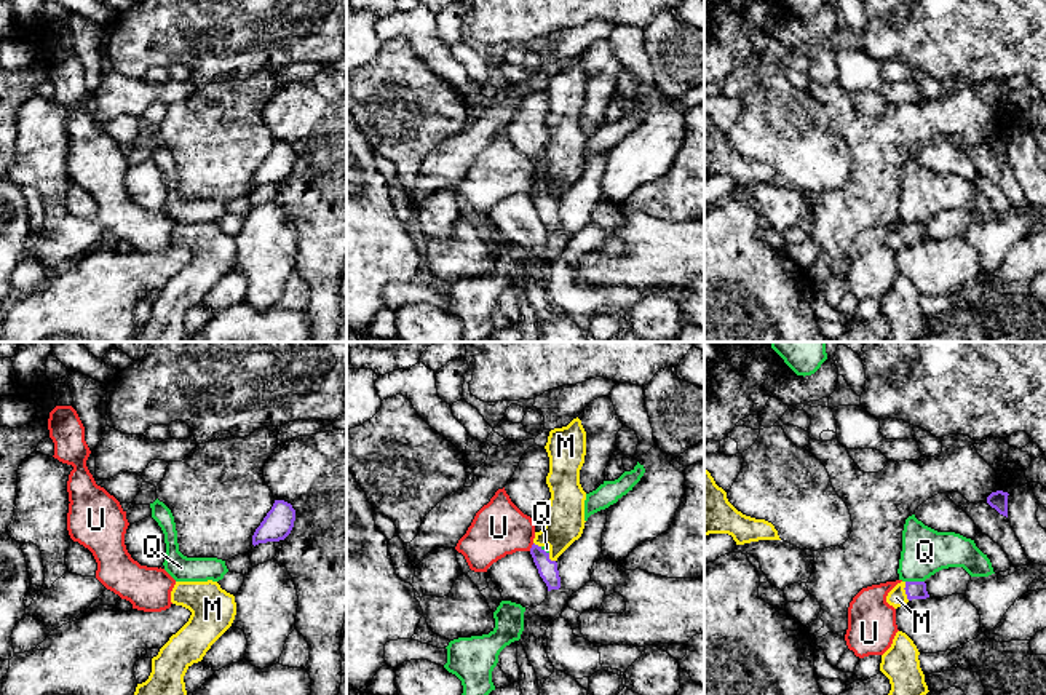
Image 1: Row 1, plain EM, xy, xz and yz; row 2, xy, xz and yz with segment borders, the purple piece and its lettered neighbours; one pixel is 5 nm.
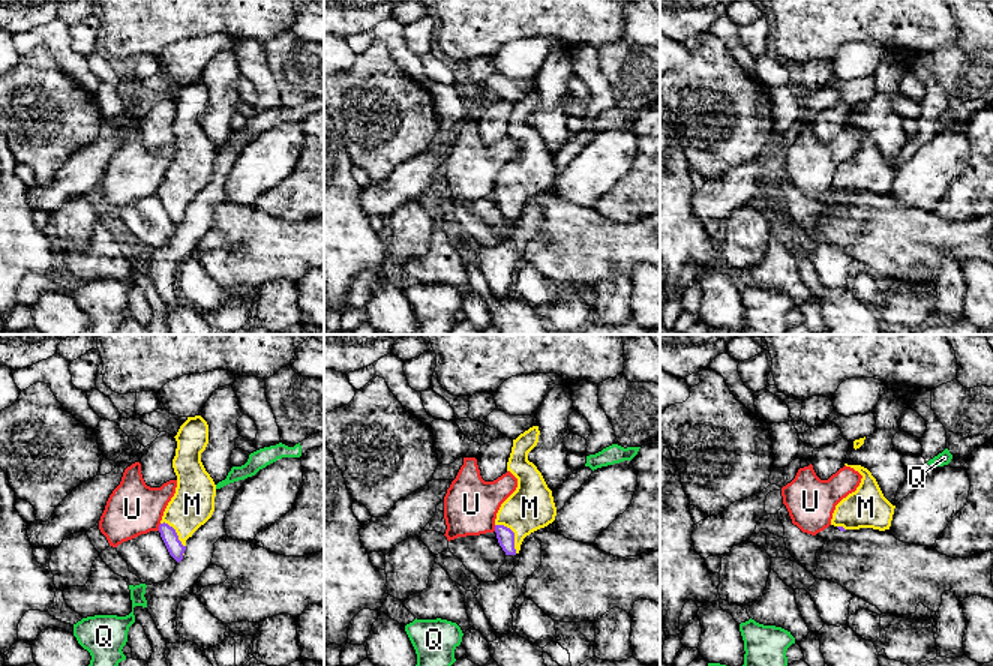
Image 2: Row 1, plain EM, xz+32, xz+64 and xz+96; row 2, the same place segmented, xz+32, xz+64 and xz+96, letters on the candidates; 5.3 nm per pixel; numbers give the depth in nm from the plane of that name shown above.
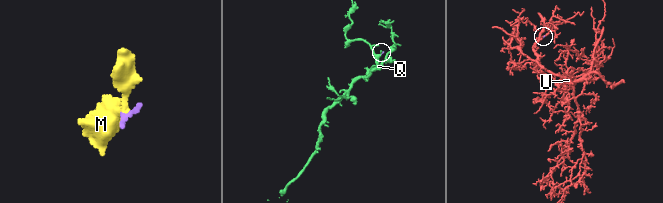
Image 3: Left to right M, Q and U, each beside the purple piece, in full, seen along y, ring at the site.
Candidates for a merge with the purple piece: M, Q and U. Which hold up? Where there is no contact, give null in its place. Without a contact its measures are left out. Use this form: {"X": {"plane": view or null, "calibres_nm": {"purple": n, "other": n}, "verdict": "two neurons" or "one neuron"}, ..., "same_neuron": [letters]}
{"M": {"plane": "yz", "calibres_nm": {"purple": 100, "other": 90}, "verdict": "one neuron"}, "Q": {"plane": "yz", "calibres_nm": {"purple": 100, "other": 240}, "verdict": "two neurons"}, "U": {"plane": "xz", "calibres_nm": {"purple": 100, "other": 280}, "verdict": "two neurons"}, "same_neuron": ["M"]}

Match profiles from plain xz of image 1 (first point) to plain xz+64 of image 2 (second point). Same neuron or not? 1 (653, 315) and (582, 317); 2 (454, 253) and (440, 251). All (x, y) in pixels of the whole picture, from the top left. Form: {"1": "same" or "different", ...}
{"1": "different", "2": "same"}

